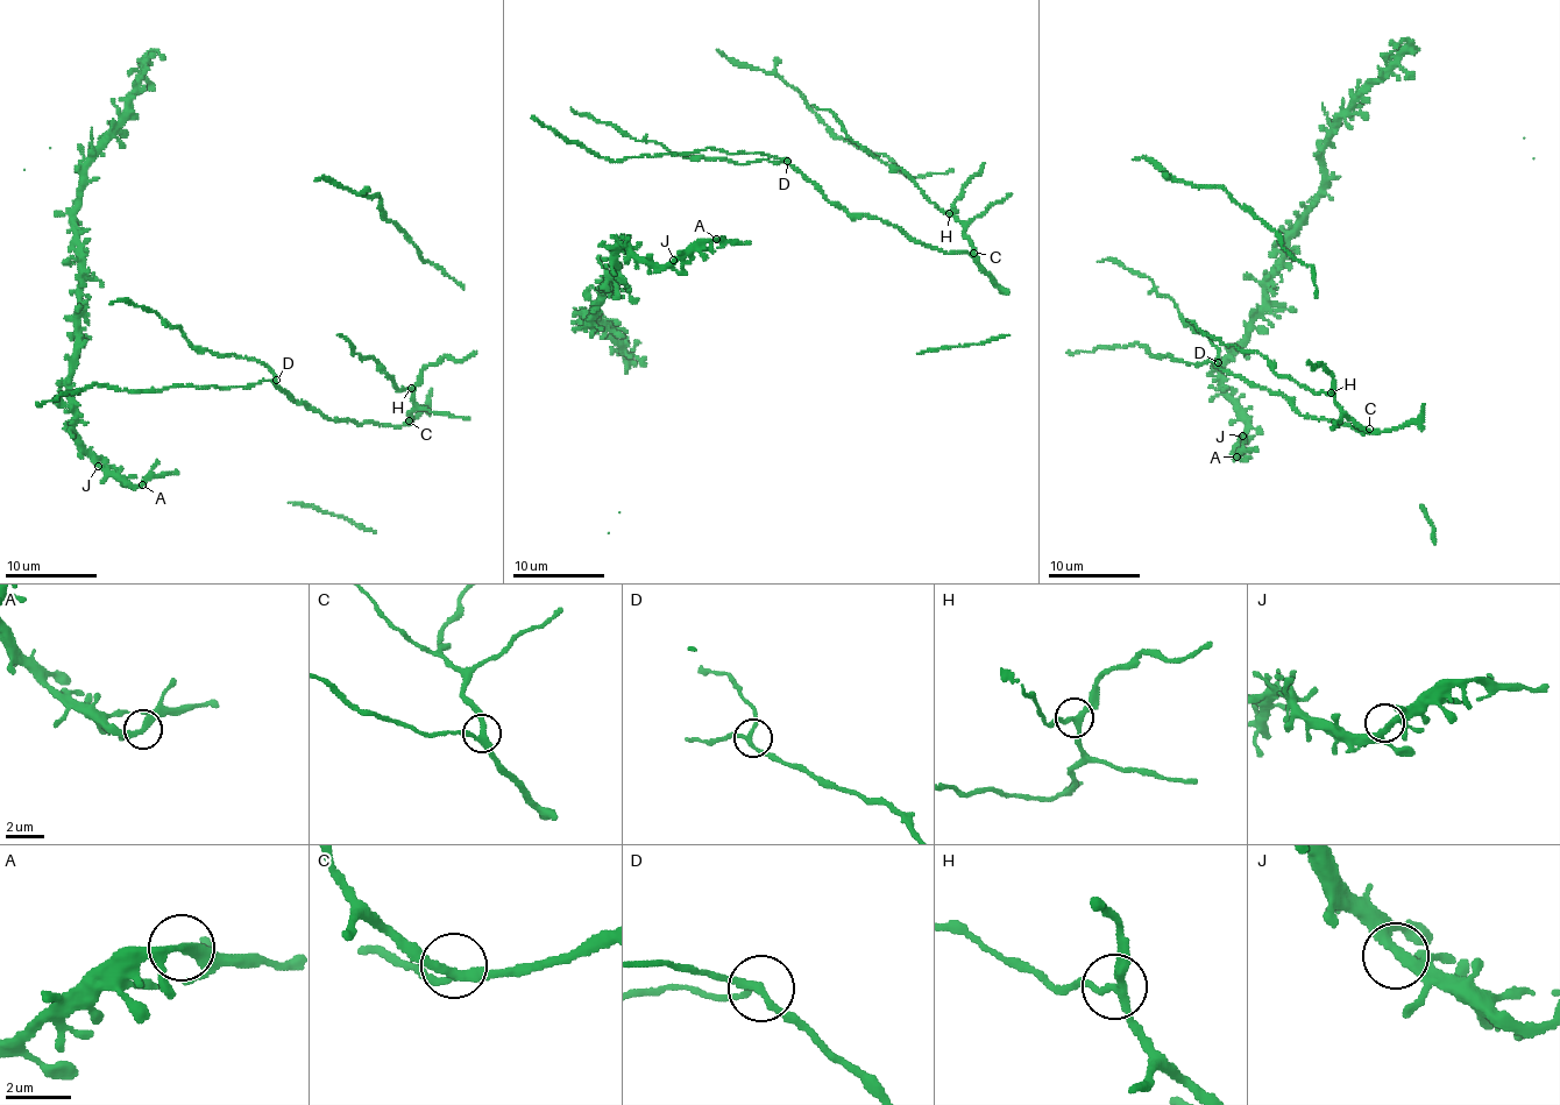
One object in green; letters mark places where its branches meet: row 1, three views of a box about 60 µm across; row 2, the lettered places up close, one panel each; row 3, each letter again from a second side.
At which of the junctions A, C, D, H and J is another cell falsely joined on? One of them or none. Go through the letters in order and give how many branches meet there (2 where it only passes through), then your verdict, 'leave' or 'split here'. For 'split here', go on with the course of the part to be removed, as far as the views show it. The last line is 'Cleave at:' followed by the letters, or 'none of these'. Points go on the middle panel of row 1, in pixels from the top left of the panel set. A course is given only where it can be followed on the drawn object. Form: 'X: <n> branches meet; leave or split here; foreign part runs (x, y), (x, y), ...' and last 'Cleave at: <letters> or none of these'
A: 3 branches meet; leave
C: 3 branches meet; leave
D: 3 branches meet; leave
H: 3 branches meet; leave
J: 3 branches meet; leave
Cleave at: none of these

